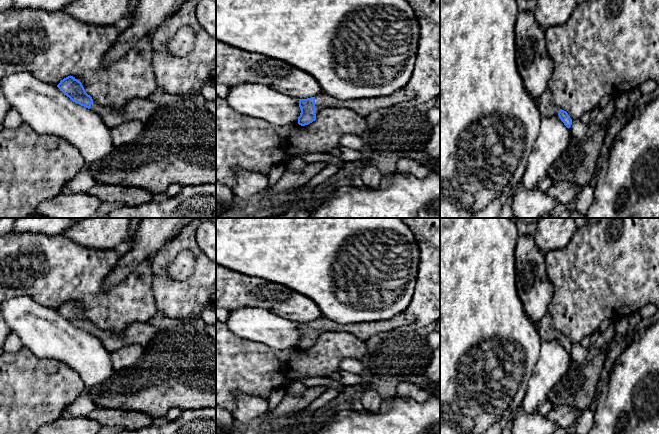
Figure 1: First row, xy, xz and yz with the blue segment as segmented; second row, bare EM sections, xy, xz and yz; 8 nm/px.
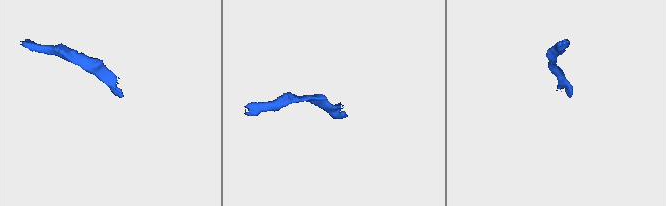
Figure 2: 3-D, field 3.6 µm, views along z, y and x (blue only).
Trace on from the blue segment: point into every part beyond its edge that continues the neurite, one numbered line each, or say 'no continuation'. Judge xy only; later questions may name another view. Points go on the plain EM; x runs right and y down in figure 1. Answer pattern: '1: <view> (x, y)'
1: xy (141, 333)

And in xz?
1: xz (364, 330)

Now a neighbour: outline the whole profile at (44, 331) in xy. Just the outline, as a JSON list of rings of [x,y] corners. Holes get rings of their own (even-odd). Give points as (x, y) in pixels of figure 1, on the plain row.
[[[18,296],[4,301],[0,306],[3,318],[11,330],[37,358],[55,360],[64,363],[75,370],[84,382],[85,391],[90,393],[92,388],[106,381],[114,372],[110,353],[102,342],[90,333],[73,326],[57,310],[41,305],[30,296]]]

